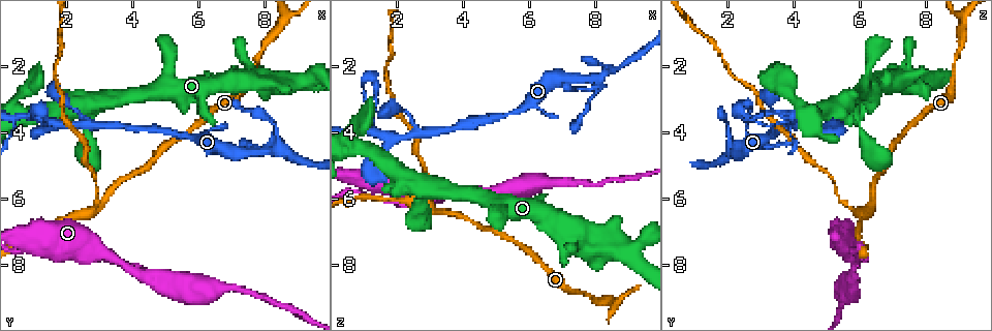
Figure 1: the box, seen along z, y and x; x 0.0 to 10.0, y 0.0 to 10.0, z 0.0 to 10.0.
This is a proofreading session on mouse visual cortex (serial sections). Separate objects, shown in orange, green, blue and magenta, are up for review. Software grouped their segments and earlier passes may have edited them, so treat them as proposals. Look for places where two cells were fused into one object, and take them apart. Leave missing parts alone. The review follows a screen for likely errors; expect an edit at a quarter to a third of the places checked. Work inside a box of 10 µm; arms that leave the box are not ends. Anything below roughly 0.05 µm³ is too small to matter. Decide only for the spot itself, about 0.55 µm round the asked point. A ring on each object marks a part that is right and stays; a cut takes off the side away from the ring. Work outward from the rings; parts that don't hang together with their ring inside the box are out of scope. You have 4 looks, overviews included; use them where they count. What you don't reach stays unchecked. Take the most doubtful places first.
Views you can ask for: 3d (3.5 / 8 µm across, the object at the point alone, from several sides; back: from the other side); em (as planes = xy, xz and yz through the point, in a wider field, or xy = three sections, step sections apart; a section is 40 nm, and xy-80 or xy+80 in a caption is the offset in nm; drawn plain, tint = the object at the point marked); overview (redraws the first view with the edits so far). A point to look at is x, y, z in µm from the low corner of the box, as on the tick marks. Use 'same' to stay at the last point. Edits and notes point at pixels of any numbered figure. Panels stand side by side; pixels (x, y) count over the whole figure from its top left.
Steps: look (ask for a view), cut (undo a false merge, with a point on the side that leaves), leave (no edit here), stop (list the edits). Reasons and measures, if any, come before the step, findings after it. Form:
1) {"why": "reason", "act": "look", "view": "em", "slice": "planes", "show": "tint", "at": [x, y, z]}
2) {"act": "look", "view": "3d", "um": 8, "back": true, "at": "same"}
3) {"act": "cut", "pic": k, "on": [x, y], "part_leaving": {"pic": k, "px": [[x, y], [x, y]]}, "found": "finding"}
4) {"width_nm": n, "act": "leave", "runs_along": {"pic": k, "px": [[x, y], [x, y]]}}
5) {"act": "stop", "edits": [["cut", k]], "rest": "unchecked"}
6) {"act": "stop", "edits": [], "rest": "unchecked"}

{"why": "sharp bend", "act": "look", "view": "3d", "um": 3.5, "at": [1.10, 3.50, 3.90]}

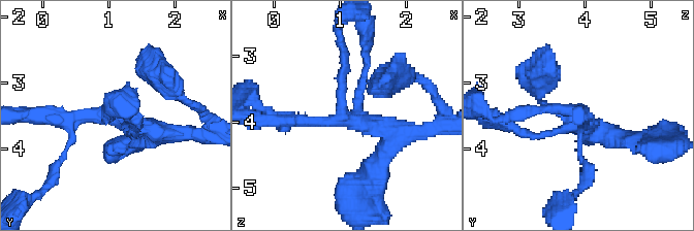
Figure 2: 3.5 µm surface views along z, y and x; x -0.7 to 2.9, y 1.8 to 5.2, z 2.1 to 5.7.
{"why": "need the tissue", "act": "look", "view": "em", "slice": "xy", "step": 2, "show": "tint", "at": "same"}

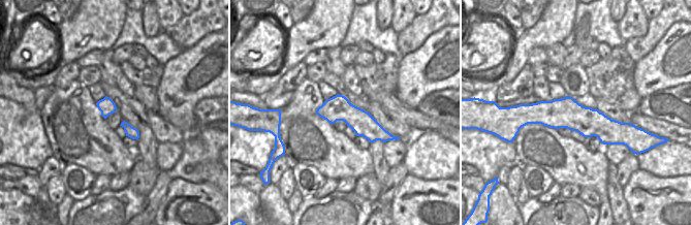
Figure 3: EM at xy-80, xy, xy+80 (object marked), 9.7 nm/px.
{"act": "leave", "found": "continuous, no second cell"}

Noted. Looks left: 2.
{"why": "arms part here", "act": "look", "view": "3d", "um": 3.5, "at": [2.75, 6.35, 6.15]}

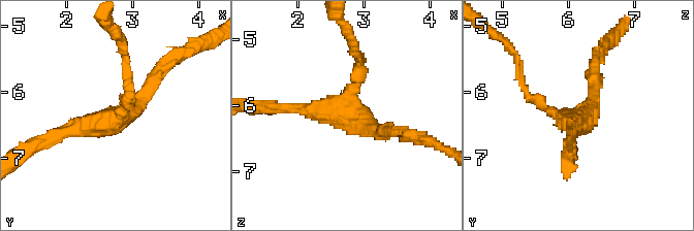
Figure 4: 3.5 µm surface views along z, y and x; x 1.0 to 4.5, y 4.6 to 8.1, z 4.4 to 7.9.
{"arms": 3, "arm_widths_nm": [150, 200, 200], "act": "look", "view": "em", "slice": "xy", "step": 1, "show": "tint", "at": [2.75, 6.40, 6.15]}

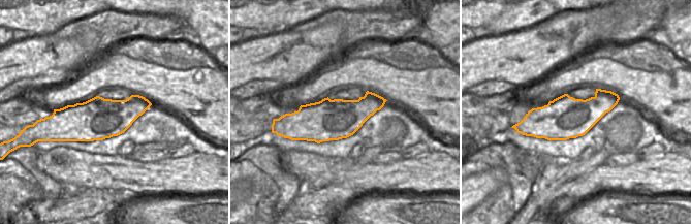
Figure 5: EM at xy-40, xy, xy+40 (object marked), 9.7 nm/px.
{"width_nm": 400, "act": "leave", "runs_along": {"pic": 4, "px": [[391, 133], [347, 117], [359, 62]]}, "found": "all the same cell"}

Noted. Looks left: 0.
{"act": "stop", "edits": [], "rest": "unchecked"}

